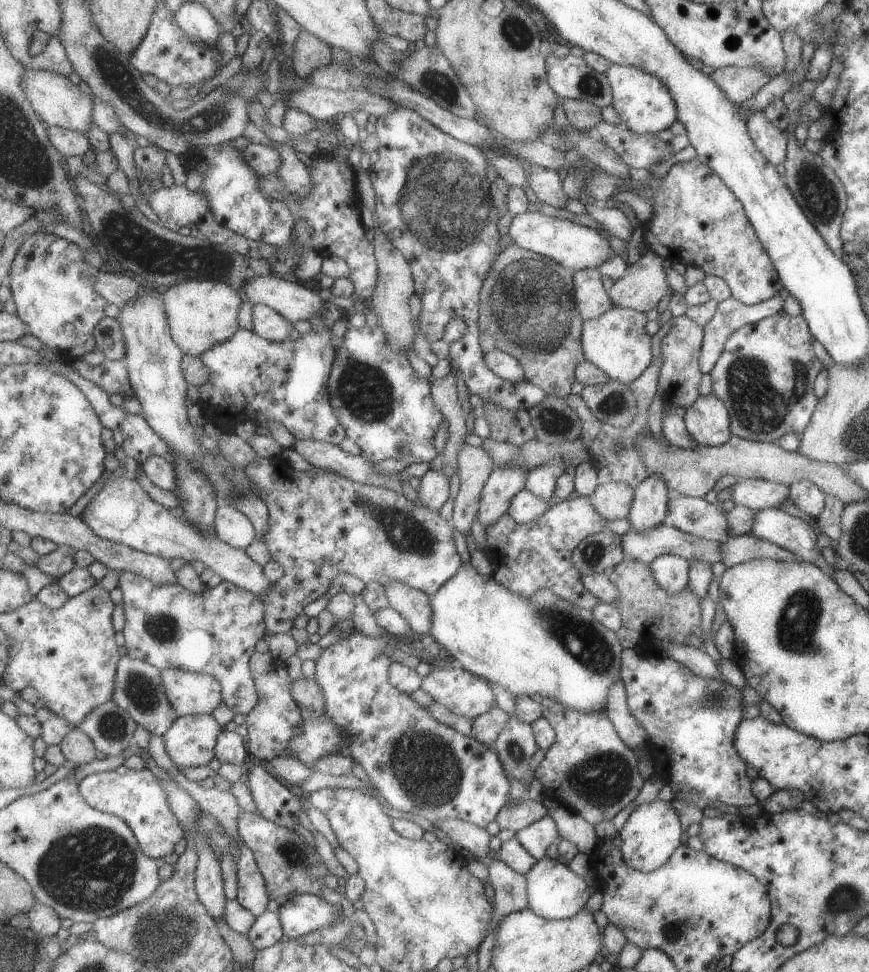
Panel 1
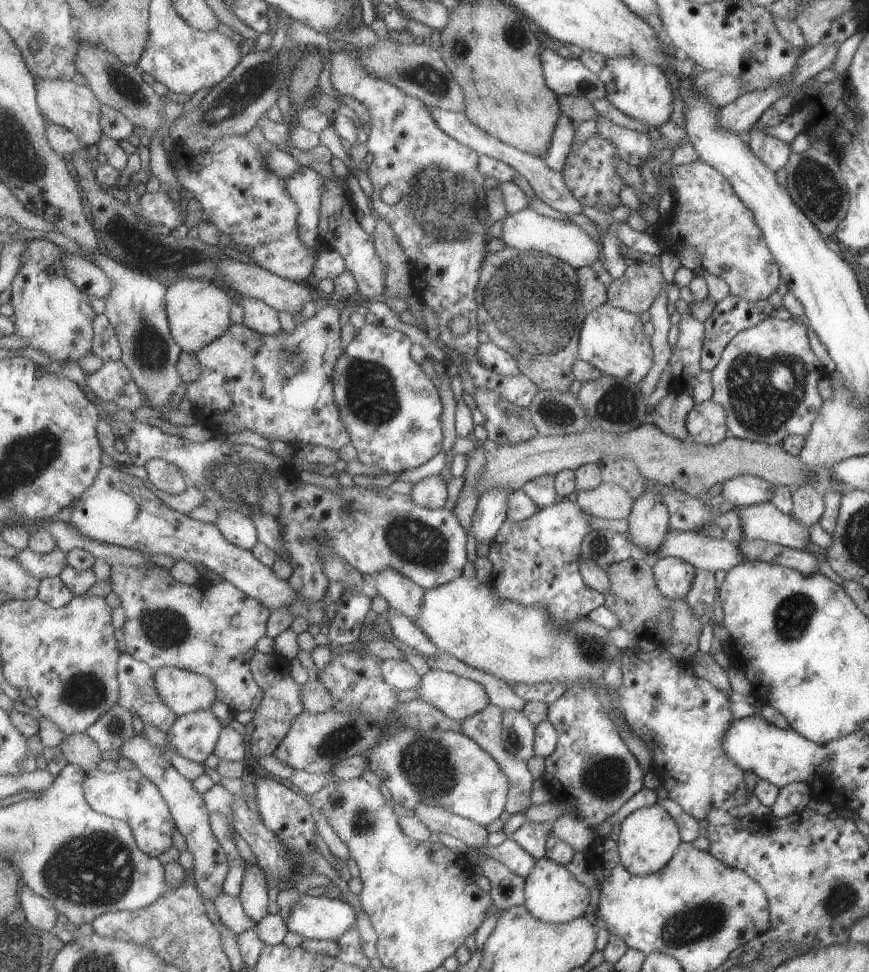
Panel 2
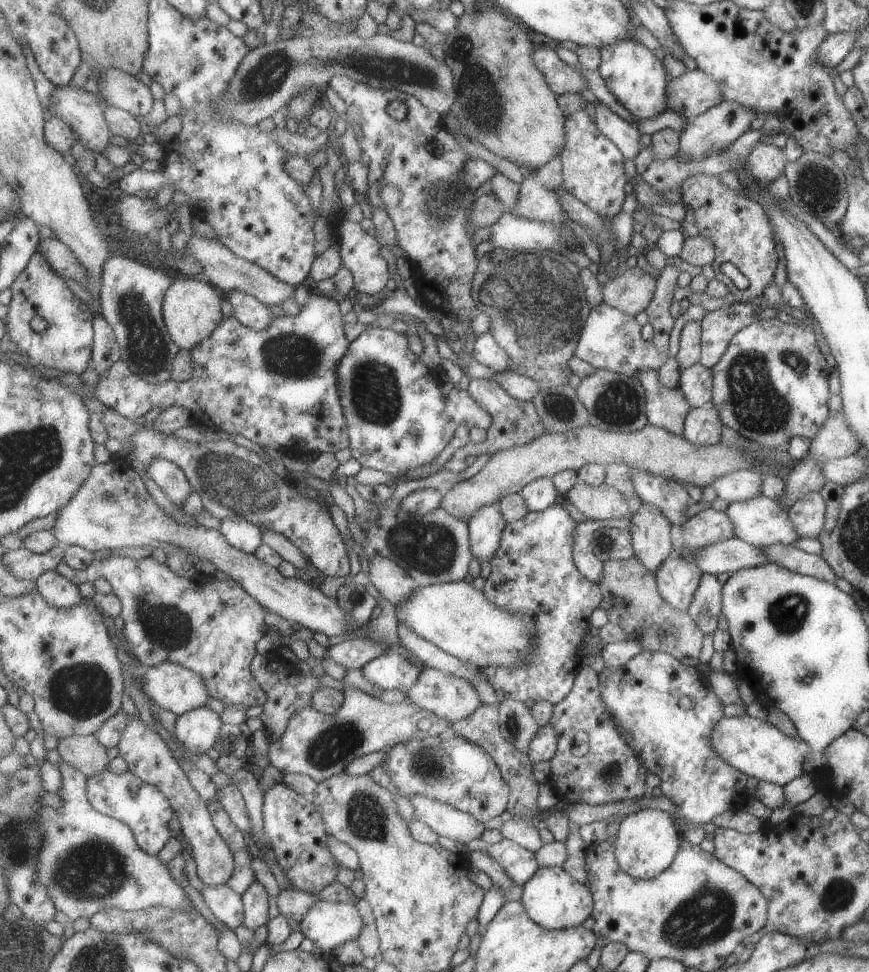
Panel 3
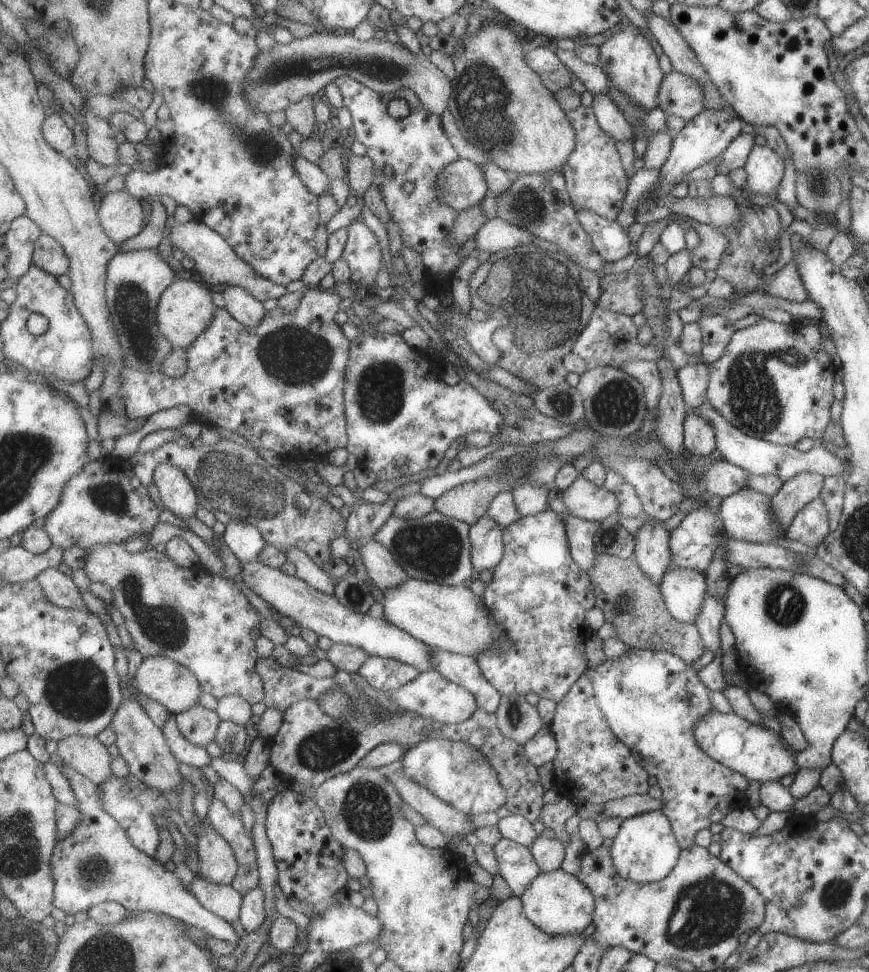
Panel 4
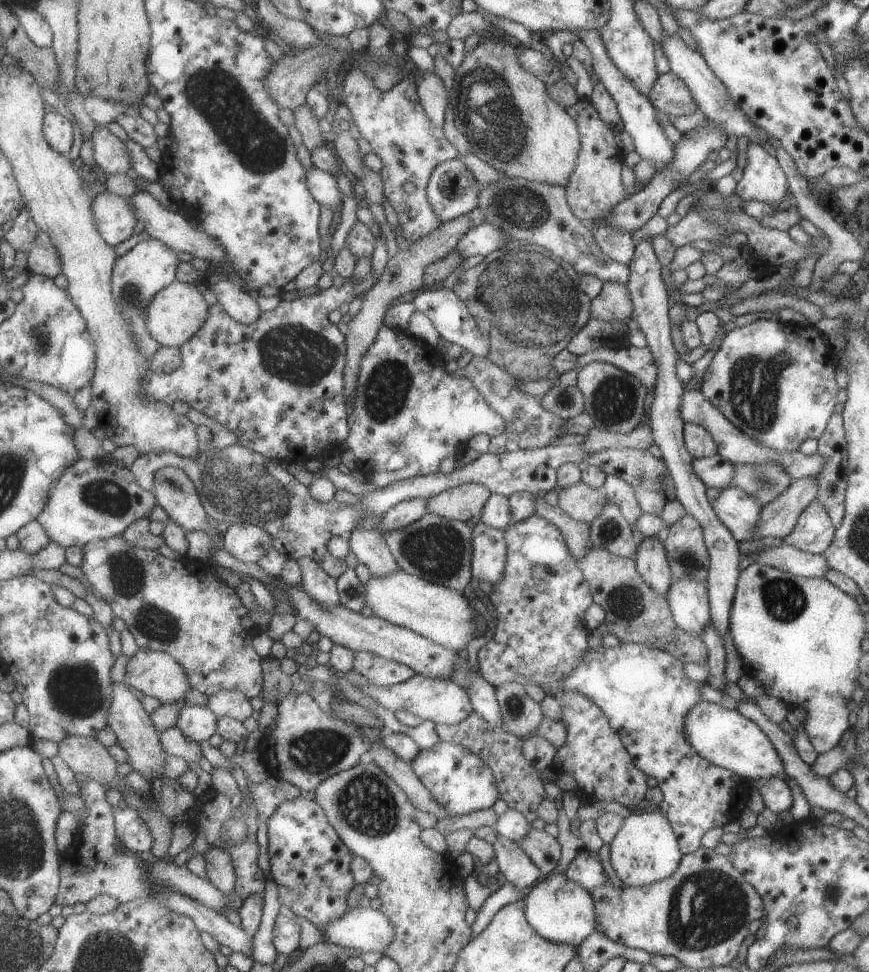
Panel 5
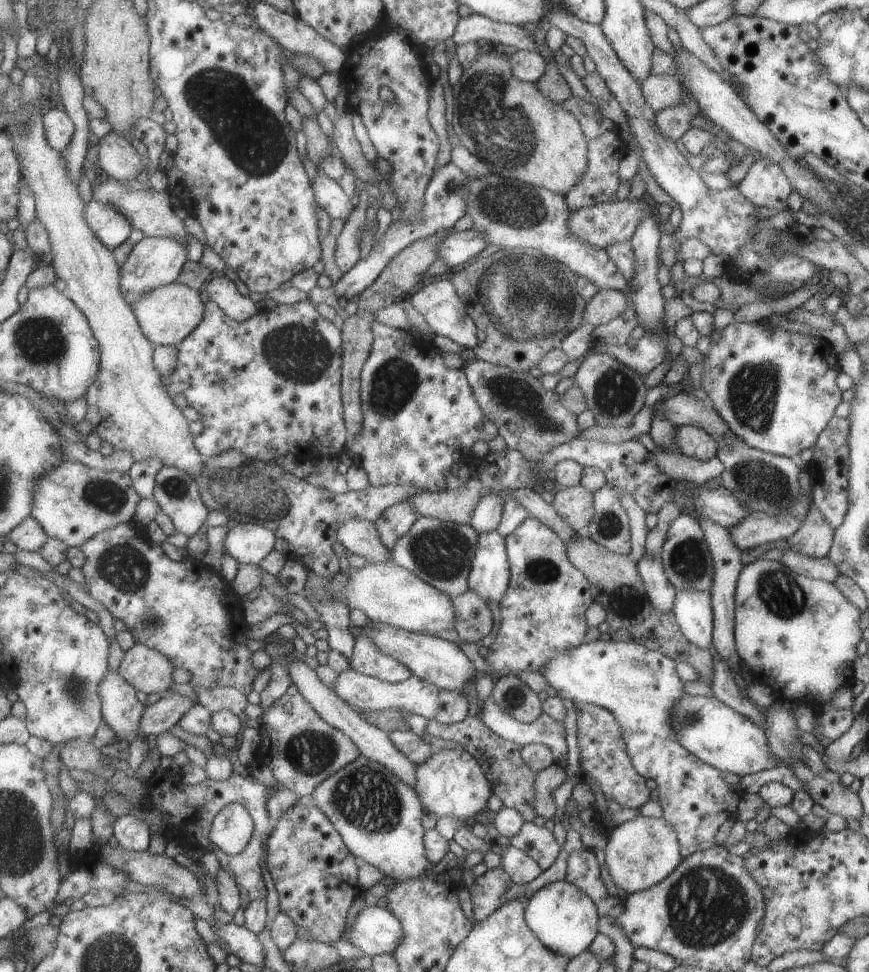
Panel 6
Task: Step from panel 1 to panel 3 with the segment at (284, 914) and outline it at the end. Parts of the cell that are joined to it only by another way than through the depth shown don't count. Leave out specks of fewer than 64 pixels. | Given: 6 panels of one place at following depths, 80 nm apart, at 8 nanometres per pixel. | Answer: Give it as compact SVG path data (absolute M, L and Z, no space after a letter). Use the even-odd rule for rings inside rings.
M316 900L311 908L298 917L302 934L315 942L315 954L332 953L339 944L356 939L363 918L353 903Z

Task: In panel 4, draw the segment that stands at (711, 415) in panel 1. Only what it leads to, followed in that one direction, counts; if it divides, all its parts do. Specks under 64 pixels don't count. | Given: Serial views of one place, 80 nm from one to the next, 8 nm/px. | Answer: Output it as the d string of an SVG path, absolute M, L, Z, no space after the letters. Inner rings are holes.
M686 412L682 422L683 448L695 457L708 455L716 448L713 427L701 415Z

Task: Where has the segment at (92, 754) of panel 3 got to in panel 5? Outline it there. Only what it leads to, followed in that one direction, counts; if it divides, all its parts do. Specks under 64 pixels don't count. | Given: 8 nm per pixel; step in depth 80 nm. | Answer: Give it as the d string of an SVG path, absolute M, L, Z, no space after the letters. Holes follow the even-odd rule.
M75 735L60 742L60 754L73 772L80 772L95 779L105 787L115 782L117 764L111 756L109 747L97 737L89 738Z

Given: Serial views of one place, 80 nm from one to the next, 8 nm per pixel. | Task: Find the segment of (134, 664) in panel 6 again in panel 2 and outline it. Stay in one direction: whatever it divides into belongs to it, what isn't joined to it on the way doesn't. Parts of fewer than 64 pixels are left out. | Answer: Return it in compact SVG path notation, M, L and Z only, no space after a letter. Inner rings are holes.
M171 665L157 670L156 685L163 700L179 717L211 710L218 700L218 686L210 676Z

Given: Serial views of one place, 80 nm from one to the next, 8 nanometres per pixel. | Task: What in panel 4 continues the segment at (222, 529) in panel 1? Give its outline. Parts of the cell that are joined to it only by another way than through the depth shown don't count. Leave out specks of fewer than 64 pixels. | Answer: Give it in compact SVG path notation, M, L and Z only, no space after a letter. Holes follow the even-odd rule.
M235 519L225 525L222 537L239 561L259 558L262 550L268 545L267 539L258 526L243 523L241 519Z

